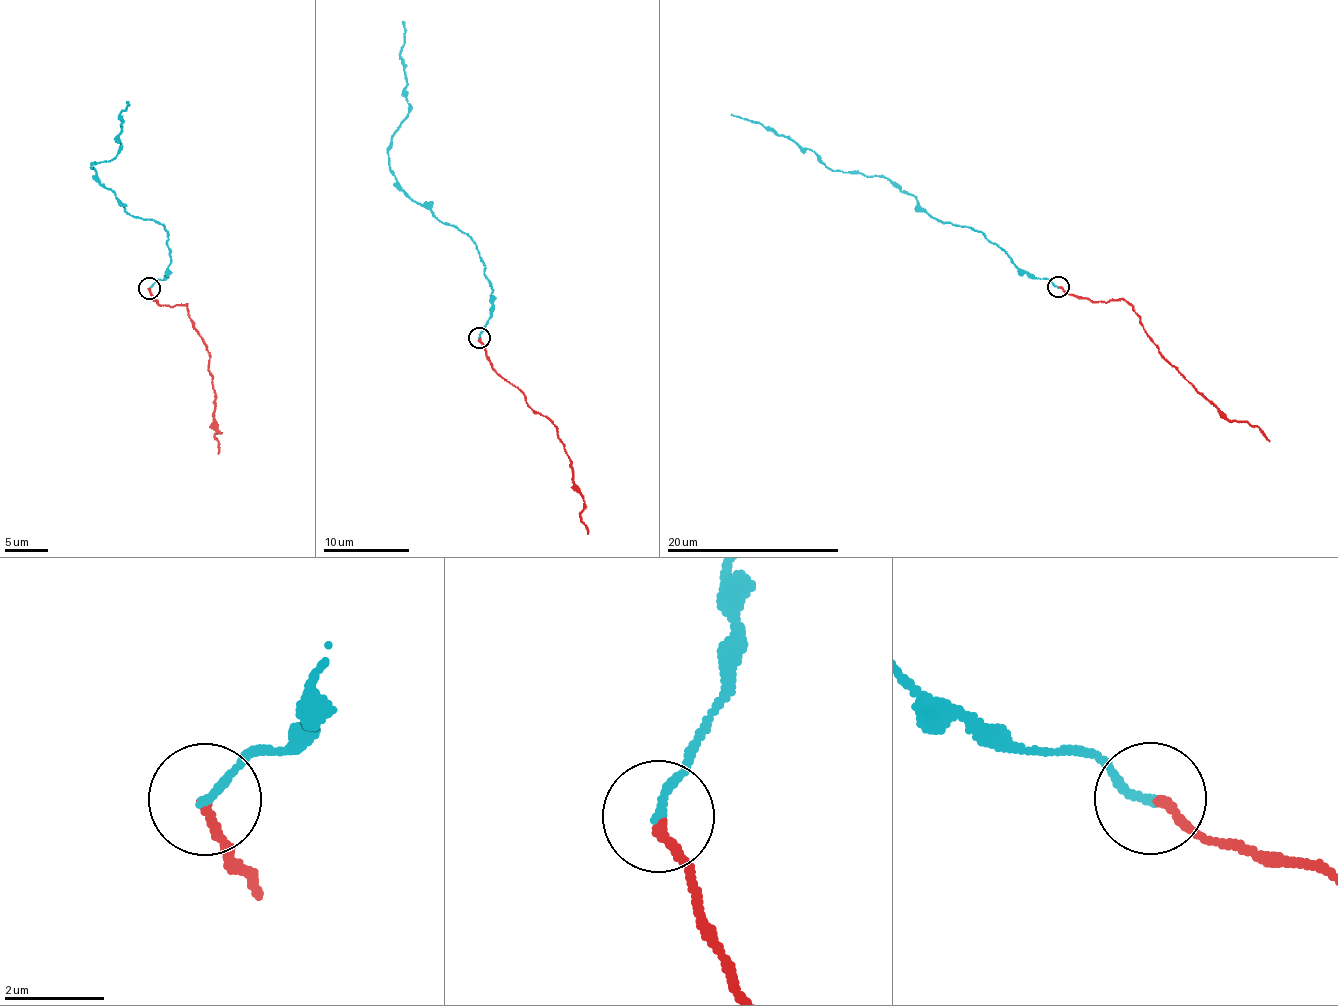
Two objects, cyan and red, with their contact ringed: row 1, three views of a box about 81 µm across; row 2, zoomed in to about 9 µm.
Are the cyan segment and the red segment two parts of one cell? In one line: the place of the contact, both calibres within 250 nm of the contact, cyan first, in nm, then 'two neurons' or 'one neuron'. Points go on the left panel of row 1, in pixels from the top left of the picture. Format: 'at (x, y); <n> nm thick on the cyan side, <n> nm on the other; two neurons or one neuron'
at (149, 288); 160 nm thick on the cyan side, 180 nm on the other; one neuron

